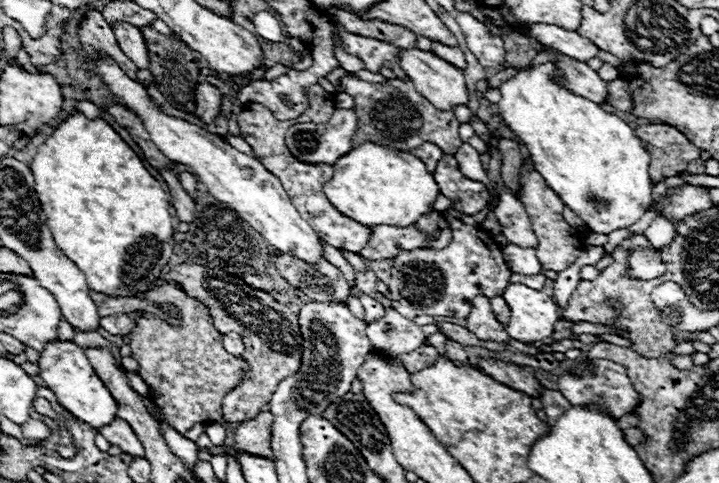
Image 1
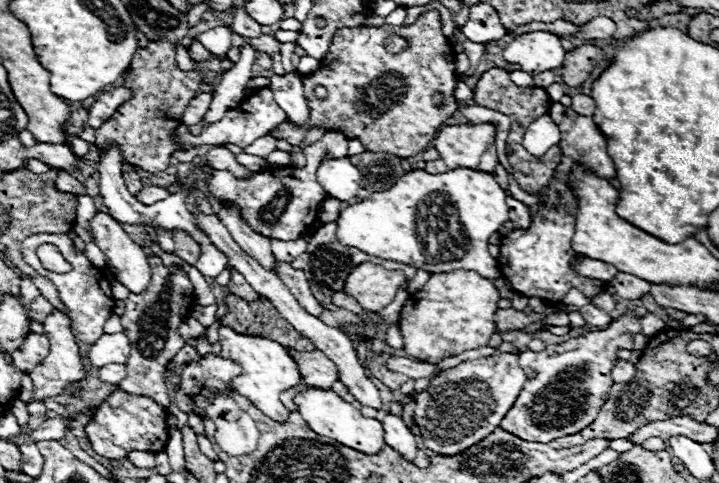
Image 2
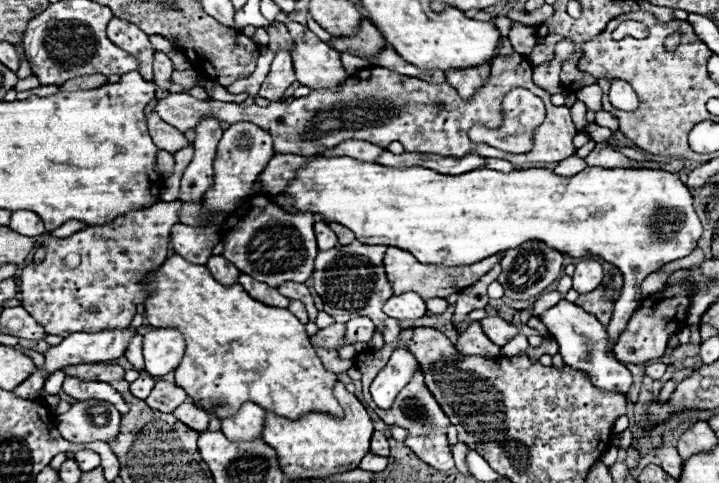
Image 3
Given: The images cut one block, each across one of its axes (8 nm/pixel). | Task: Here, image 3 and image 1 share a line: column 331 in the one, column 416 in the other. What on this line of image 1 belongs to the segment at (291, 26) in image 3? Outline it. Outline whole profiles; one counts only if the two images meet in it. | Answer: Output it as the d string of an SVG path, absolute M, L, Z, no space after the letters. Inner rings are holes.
M420 48L400 50L400 54L398 54L398 64L402 66L402 70L404 70L406 76L410 78L410 82L414 82L416 90L418 90L424 98L428 98L434 106L438 106L438 110L454 110L454 106L468 102L464 72L462 72L460 68L452 66L450 62L434 56L432 52L424 52L424 50L420 50Z

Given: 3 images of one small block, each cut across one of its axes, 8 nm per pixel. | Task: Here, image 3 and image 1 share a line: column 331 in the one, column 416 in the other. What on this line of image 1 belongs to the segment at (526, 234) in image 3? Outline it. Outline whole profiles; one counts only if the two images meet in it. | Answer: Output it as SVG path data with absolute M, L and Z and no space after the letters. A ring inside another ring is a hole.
M366 142L352 148L334 164L334 176L324 184L324 194L330 204L344 216L354 218L364 226L410 226L422 214L432 210L438 196L438 186L422 160L410 152L400 152L380 144Z

